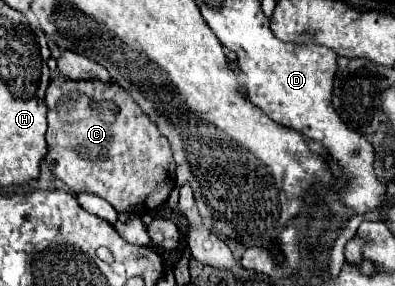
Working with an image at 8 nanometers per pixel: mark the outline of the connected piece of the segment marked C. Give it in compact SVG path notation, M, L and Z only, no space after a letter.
M57 75L47 89L47 143L49 153L45 157L47 167L57 179L61 179L73 193L91 193L113 205L115 211L127 211L131 215L145 215L163 205L175 185L175 165L169 141L157 131L139 105L121 89L115 81L103 83L99 79L71 81Z

